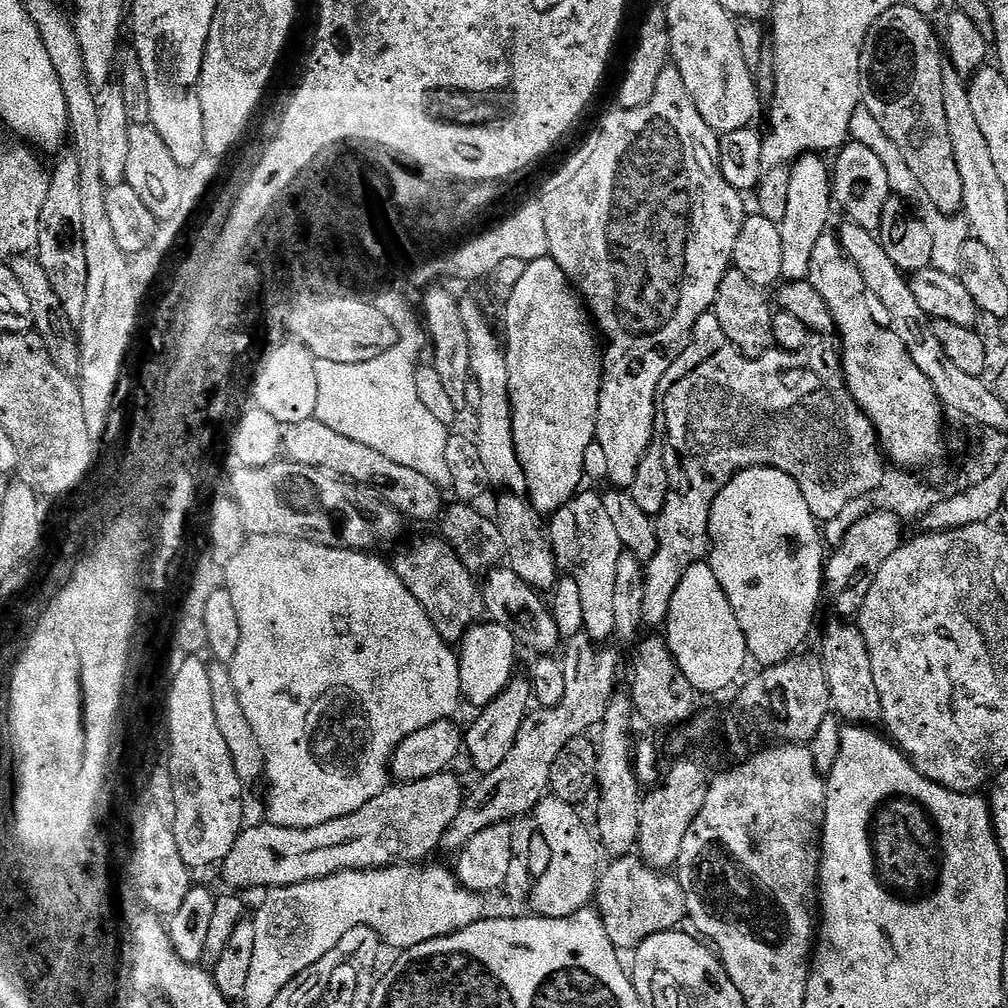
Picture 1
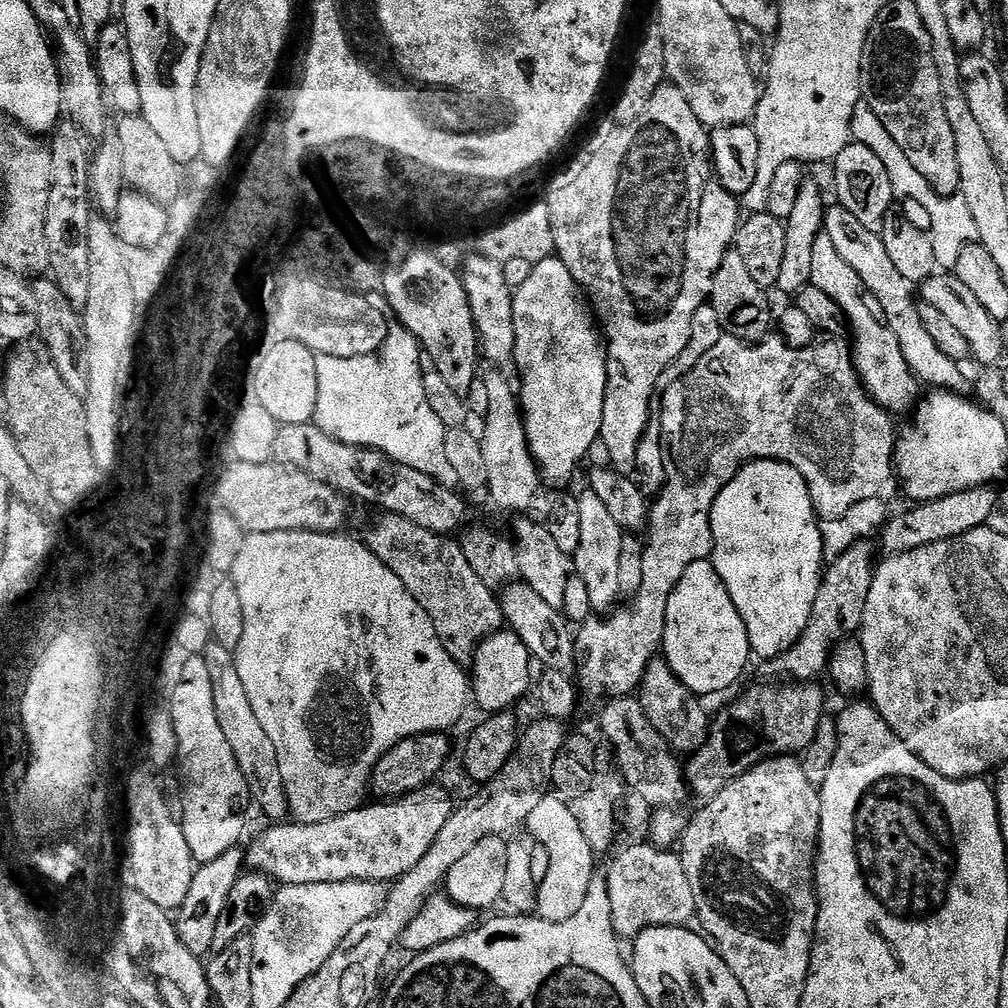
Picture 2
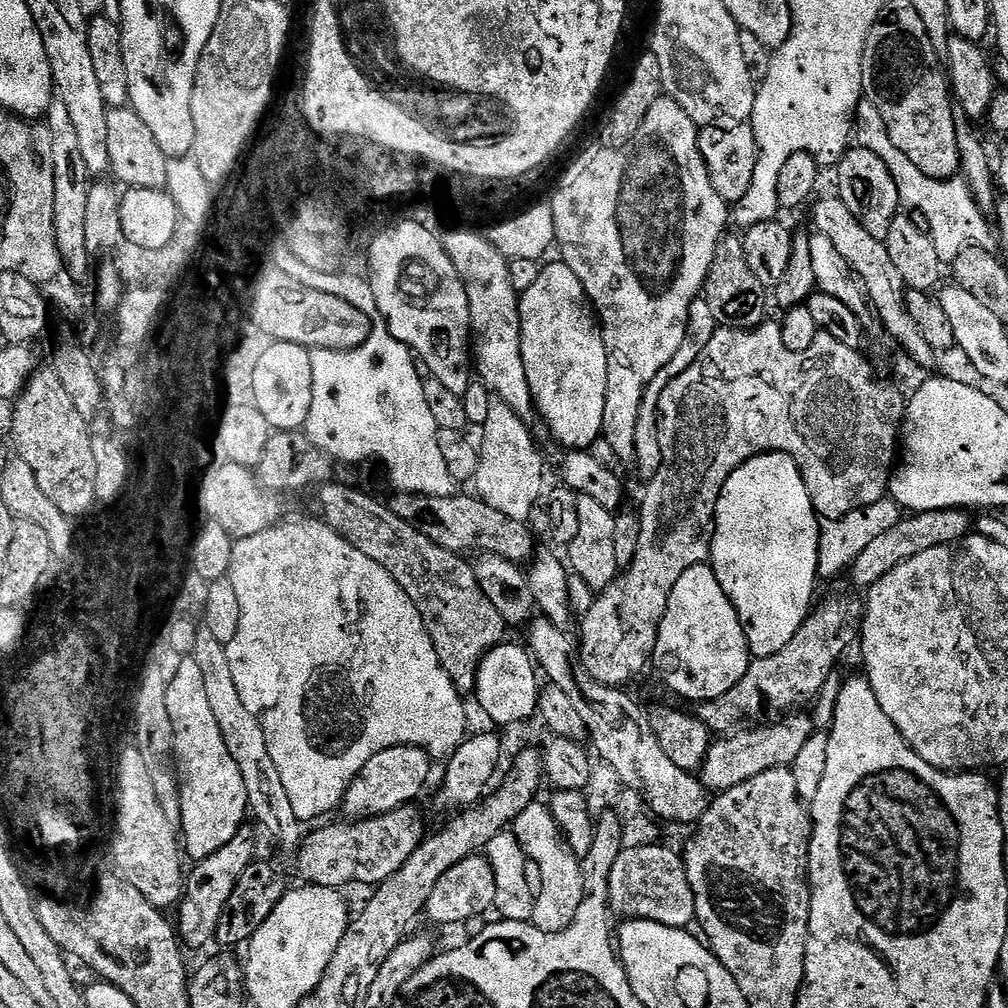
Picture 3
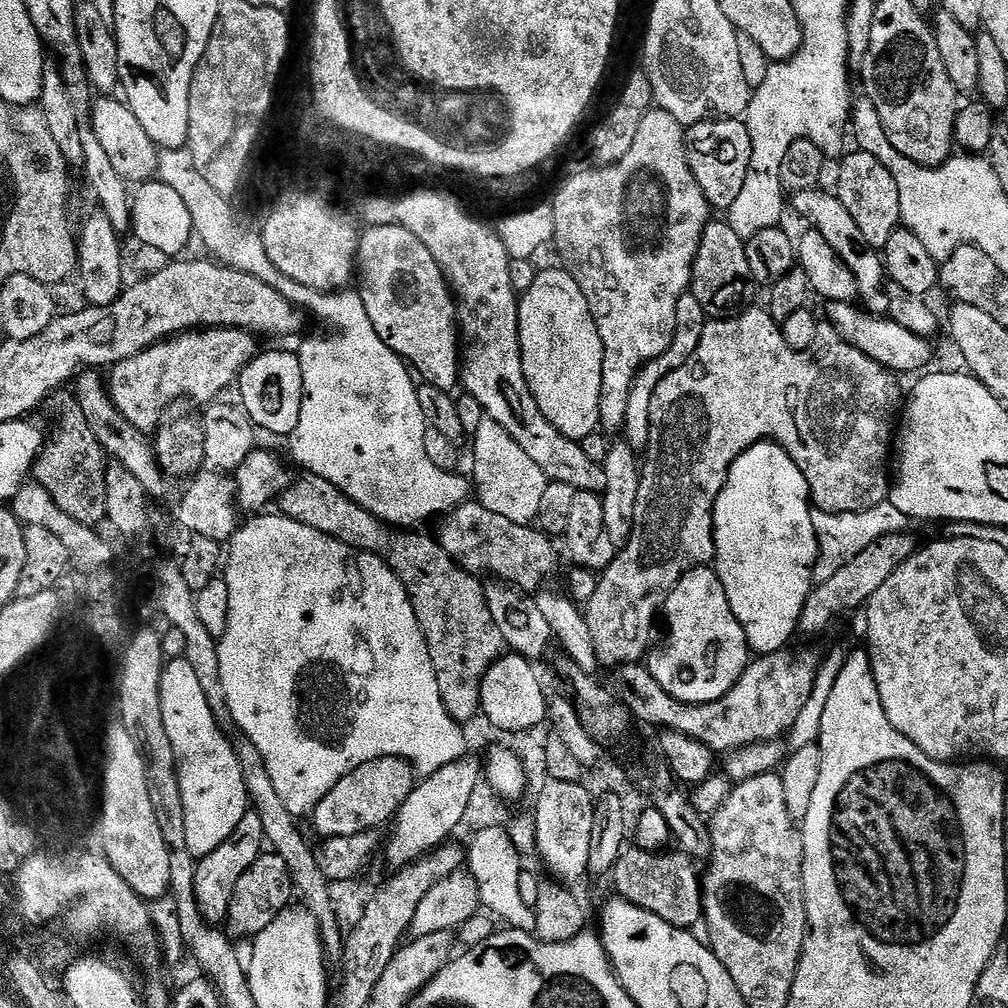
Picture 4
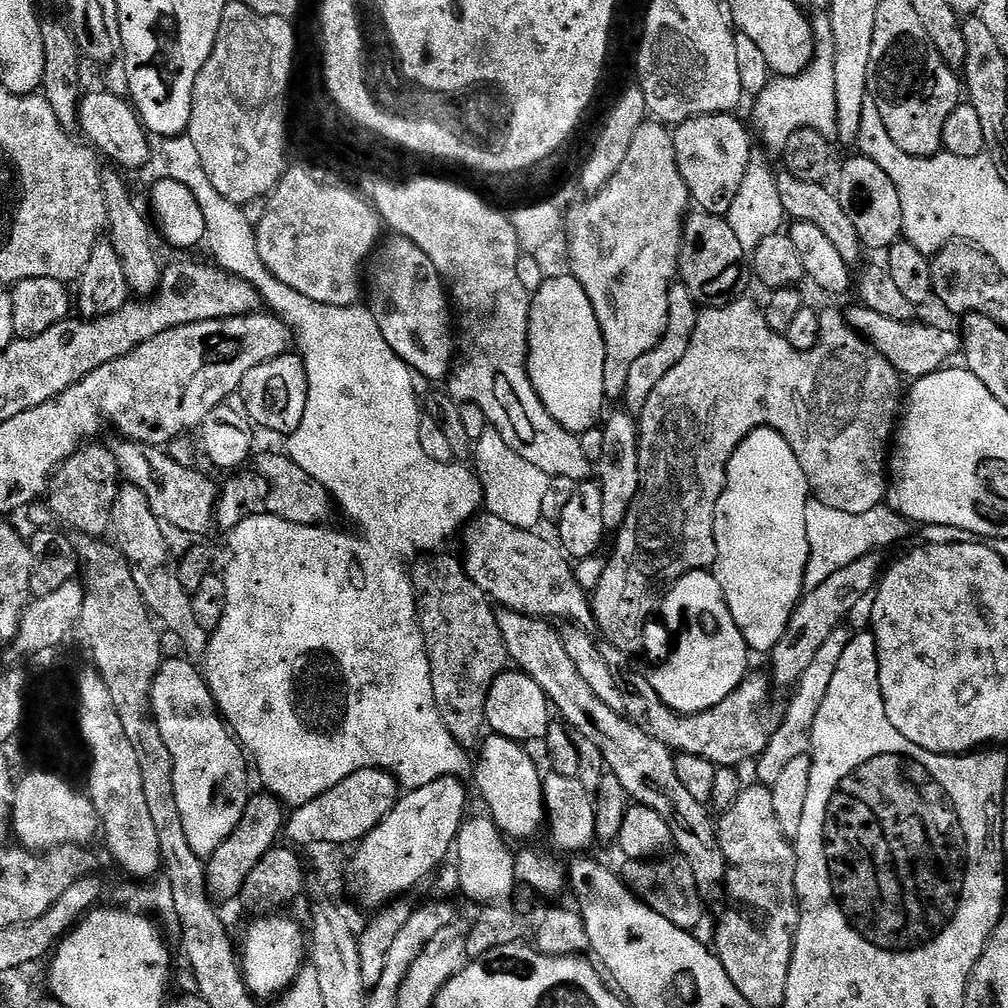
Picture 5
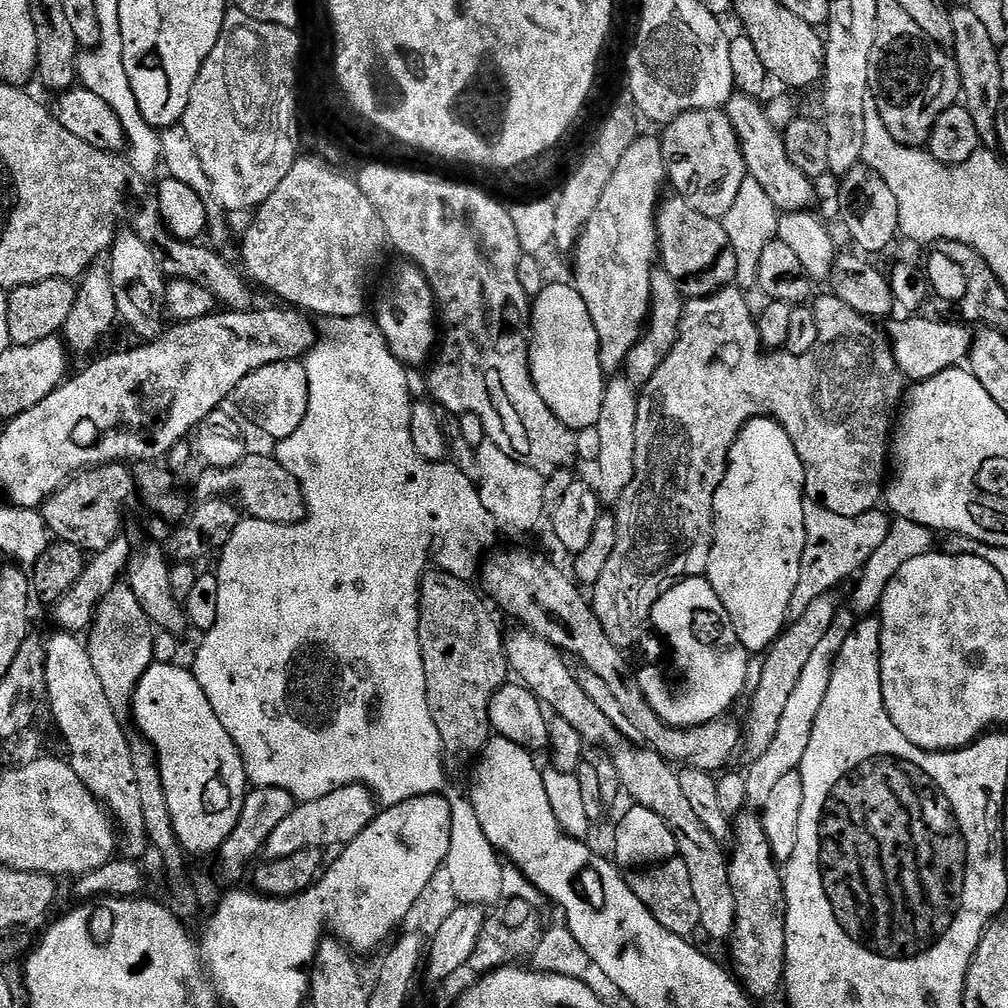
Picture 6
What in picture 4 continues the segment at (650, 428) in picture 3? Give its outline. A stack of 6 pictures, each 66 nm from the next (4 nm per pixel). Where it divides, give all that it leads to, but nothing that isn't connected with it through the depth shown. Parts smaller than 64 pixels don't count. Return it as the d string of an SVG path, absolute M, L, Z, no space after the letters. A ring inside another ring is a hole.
M690 294L684 295L678 302L678 318L670 346L657 360L651 360L649 364L642 366L640 373L636 375L630 386L630 398L626 402L626 422L622 429L622 436L631 448L647 449L650 438L650 398L654 398L654 390L658 390L658 382L662 382L662 378L666 378L671 372L681 368L690 358L690 354L698 350L698 342L702 338L705 323L706 317L698 298Z

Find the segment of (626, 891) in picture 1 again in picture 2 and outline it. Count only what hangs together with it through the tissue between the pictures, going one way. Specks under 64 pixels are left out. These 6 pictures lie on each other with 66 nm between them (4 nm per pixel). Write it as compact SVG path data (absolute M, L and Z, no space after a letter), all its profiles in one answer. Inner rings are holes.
M651 843L625 847L606 870L612 928L622 940L633 940L646 929L685 927L696 914L694 892L677 853Z

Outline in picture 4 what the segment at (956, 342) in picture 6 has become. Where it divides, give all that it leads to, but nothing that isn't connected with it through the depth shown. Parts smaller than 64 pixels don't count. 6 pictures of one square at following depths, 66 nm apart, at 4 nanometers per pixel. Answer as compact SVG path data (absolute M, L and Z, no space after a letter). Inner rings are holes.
M830 300L826 304L827 323L832 324L841 338L850 346L854 346L854 350L862 350L866 358L874 358L874 362L878 362L893 374L916 371L919 373L929 367L927 364L932 360L933 343L929 337L910 334L906 326L898 326L893 320L874 316L863 307L855 308L856 306L855 303L846 300ZM919 368L924 369L919 370Z

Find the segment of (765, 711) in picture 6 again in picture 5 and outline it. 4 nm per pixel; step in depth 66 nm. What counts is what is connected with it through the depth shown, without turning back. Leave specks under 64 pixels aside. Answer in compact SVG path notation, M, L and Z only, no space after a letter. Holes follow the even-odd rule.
M879 551L866 554L858 558L858 562L850 562L850 566L837 570L830 578L826 578L826 582L822 582L822 586L814 586L805 591L796 603L796 609L792 611L786 634L778 638L778 646L774 646L770 653L770 680L775 687L777 684L780 688L791 689L799 682L802 674L806 674L810 667L810 662L814 662L814 654L818 654L820 647L826 646L826 638L830 638L834 630L841 628L856 603L877 587L882 575L880 556Z

